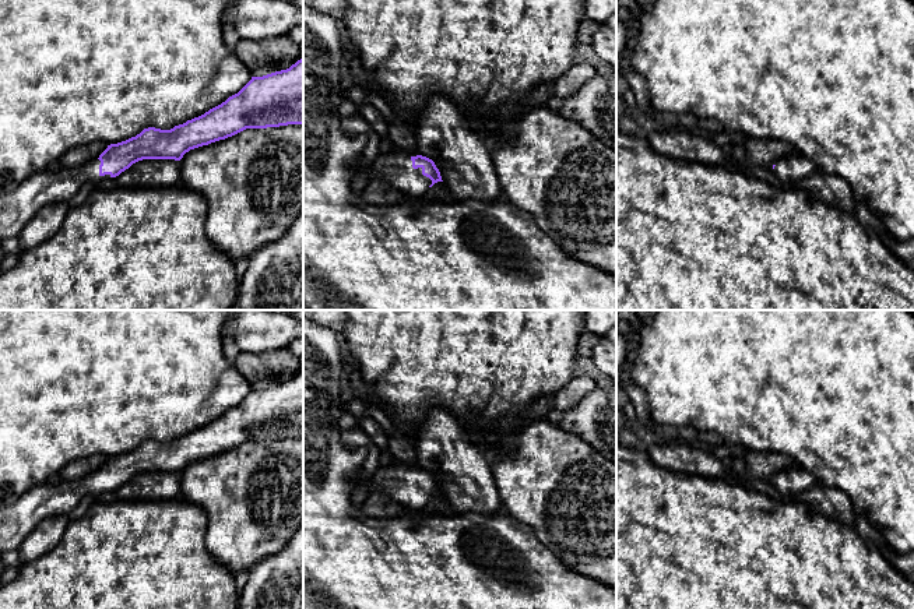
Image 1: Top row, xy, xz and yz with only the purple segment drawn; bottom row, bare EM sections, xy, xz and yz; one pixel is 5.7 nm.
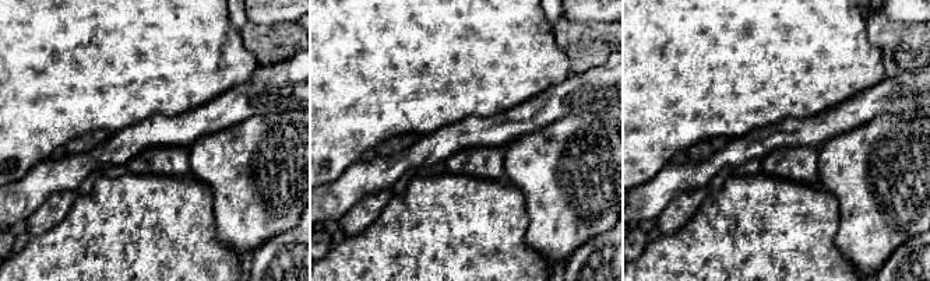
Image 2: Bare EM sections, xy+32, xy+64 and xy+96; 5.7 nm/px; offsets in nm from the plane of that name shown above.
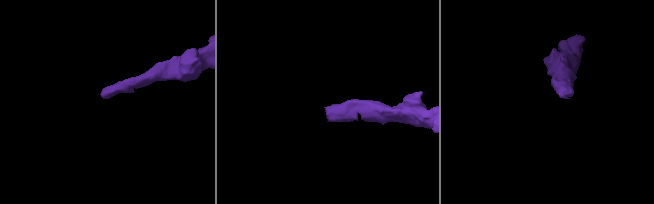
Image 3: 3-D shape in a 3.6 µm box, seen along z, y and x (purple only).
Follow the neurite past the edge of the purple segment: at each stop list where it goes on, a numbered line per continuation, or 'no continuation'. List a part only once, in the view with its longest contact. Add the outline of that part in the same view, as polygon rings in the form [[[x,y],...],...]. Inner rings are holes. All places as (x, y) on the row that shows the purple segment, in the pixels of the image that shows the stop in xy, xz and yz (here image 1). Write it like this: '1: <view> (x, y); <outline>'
1: xz (392, 166); [[[384,149],[370,166],[370,179],[390,182],[400,191],[423,196],[432,180],[422,175],[422,168],[414,169],[409,155]]]

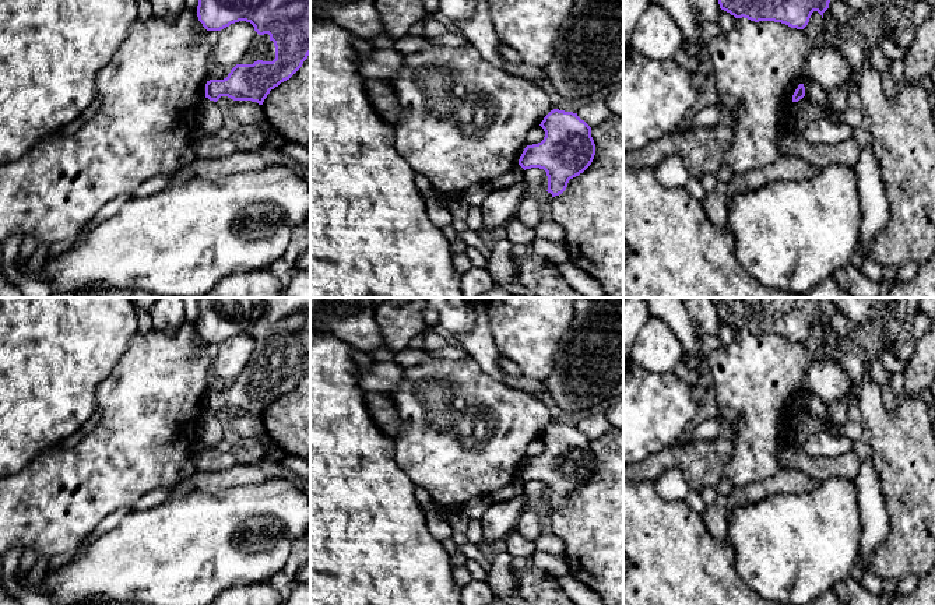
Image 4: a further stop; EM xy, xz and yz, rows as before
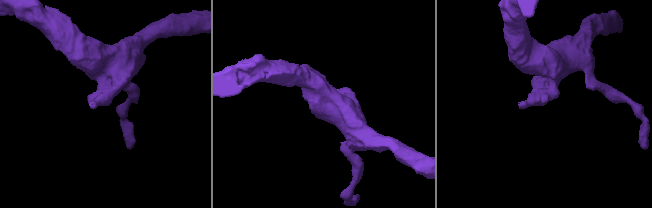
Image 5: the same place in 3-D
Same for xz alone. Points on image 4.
no continuation

